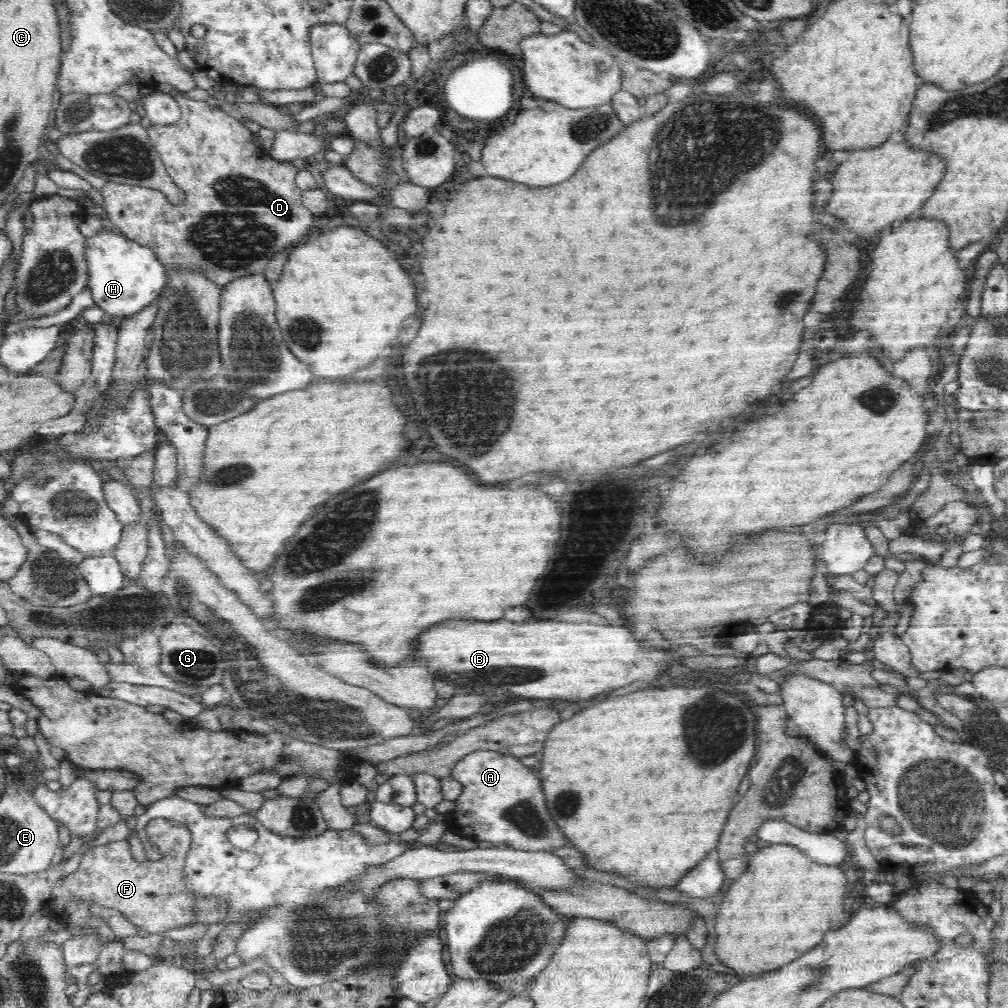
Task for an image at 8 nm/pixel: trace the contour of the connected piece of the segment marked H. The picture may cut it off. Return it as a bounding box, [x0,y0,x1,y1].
[84,229,167,318]

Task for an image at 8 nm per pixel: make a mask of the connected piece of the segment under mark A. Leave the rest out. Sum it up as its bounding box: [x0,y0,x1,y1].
[446,748,572,853]

